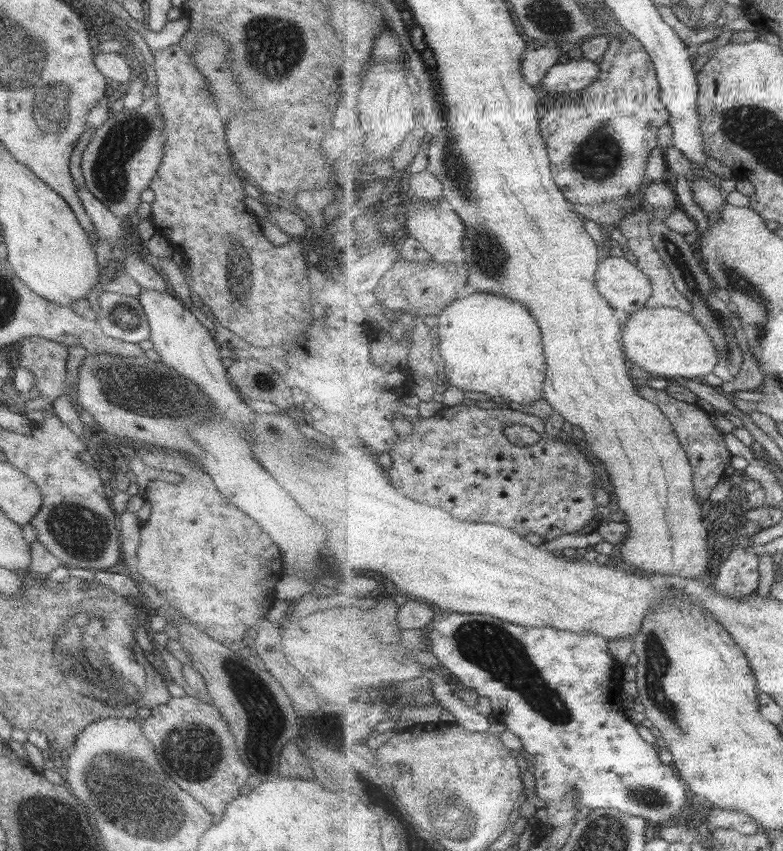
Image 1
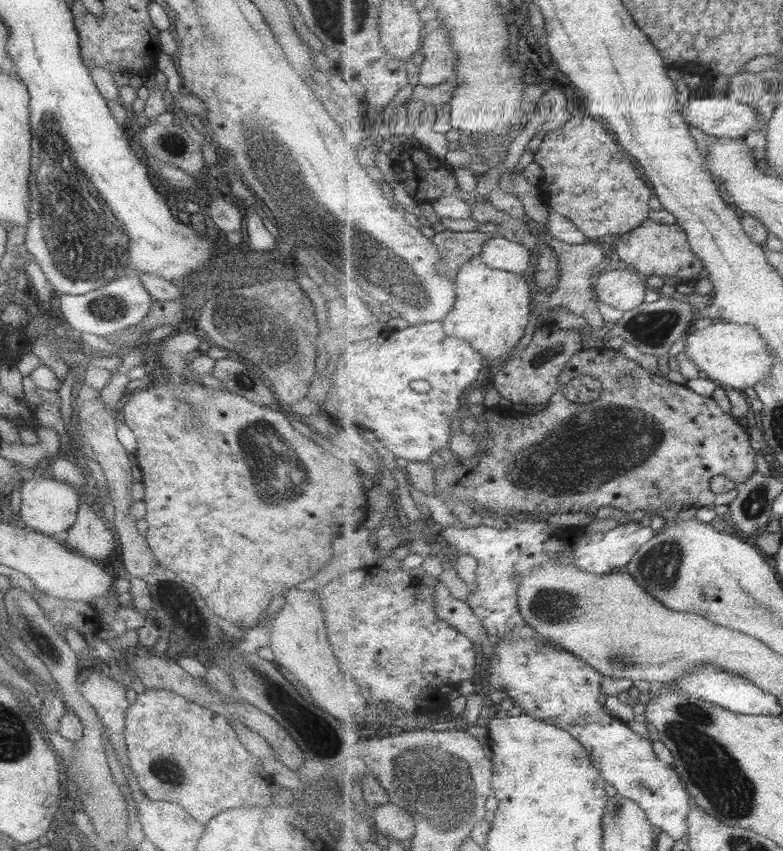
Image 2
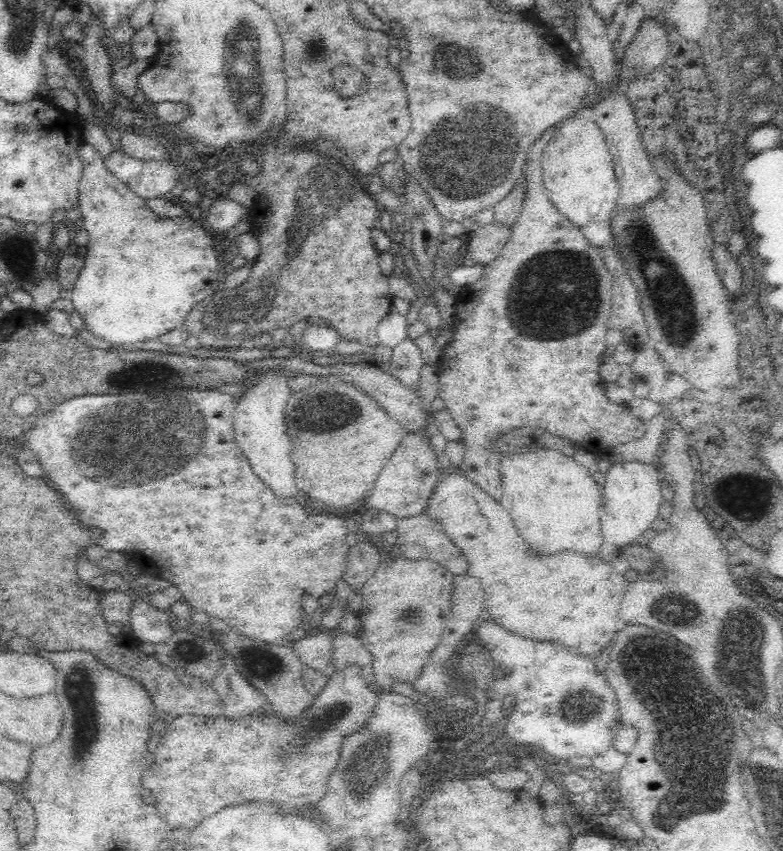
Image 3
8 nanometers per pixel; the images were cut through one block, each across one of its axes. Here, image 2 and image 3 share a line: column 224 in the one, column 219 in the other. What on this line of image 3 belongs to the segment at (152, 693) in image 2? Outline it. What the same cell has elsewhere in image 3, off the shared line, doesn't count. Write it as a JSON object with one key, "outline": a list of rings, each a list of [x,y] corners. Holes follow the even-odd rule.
{"outline":[[[351,665],[330,677],[326,688],[315,697],[314,704],[295,723],[286,723],[274,714],[250,714],[239,719],[184,715],[170,720],[171,723],[166,723],[166,734],[161,734],[157,744],[156,762],[146,769],[142,777],[143,788],[151,790],[152,798],[156,798],[157,813],[171,828],[193,829],[204,818],[230,804],[268,800],[286,812],[296,812],[300,806],[314,804],[324,798],[328,777],[334,773],[340,759],[342,738],[365,726],[379,700],[378,692],[362,679],[362,670],[359,665]]]}

